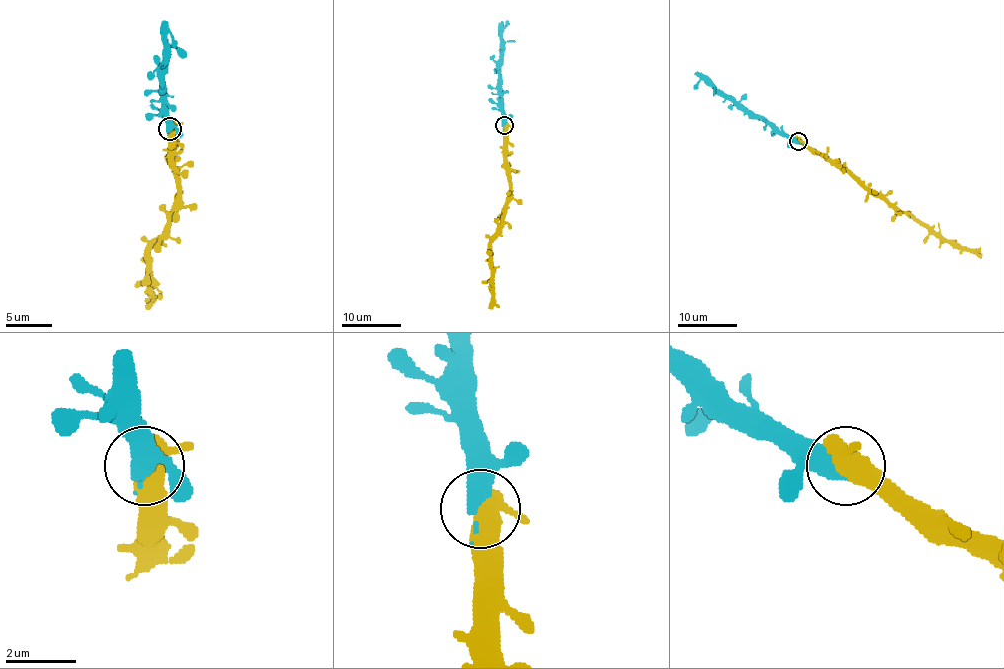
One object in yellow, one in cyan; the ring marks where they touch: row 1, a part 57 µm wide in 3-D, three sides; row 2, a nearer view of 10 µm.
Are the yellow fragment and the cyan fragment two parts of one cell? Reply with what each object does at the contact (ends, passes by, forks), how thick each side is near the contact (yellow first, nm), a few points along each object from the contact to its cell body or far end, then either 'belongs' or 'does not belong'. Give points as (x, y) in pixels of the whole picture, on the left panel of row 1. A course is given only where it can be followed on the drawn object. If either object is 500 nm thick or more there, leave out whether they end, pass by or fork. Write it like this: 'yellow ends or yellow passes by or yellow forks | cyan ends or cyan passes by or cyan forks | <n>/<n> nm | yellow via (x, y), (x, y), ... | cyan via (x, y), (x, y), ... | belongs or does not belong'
600/600 nm | yellow via (170, 127), (170, 165), (177, 183), (177, 204), (168, 229), (149, 248), (152, 306) | cyan via (168, 127), (163, 86), (163, 37), (168, 33), (175, 47) | belongs

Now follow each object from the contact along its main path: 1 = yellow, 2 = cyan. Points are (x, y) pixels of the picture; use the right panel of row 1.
1: (798, 141), (843, 165), (871, 190), (882, 193), (946, 239), (976, 250), (982, 256)
2: (798, 141), (781, 136), (757, 117), (745, 114), (701, 79), (693, 88)

